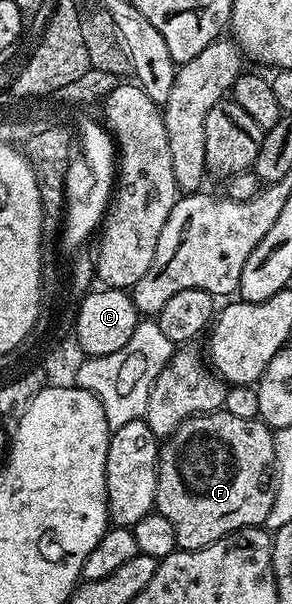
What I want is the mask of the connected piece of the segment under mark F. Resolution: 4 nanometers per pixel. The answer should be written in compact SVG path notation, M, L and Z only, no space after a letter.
M222 410L200 412L198 416L180 419L172 427L166 439L159 444L154 511L169 518L176 549L184 552L201 550L223 536L230 536L241 528L254 528L266 521L273 495L274 440L272 429L262 420L236 418Z

